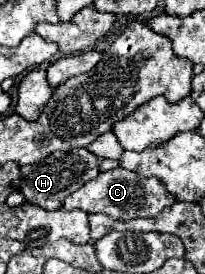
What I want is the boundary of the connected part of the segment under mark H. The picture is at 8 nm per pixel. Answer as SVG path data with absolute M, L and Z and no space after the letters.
M87 149L59 151L51 153L51 157L45 157L39 163L21 167L21 193L33 205L41 205L43 209L59 209L63 207L63 199L67 197L67 193L73 193L79 185L95 179L97 175L99 175L99 157L95 157Z

